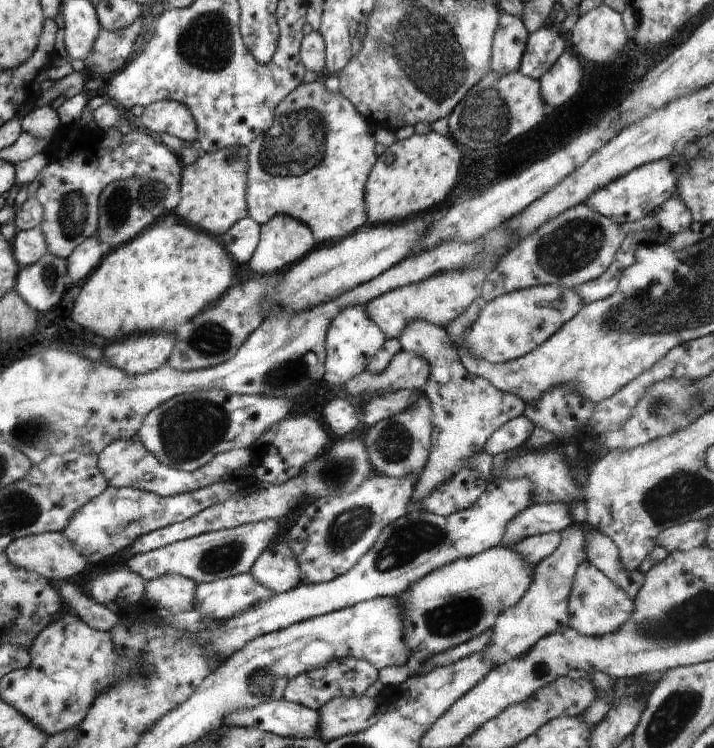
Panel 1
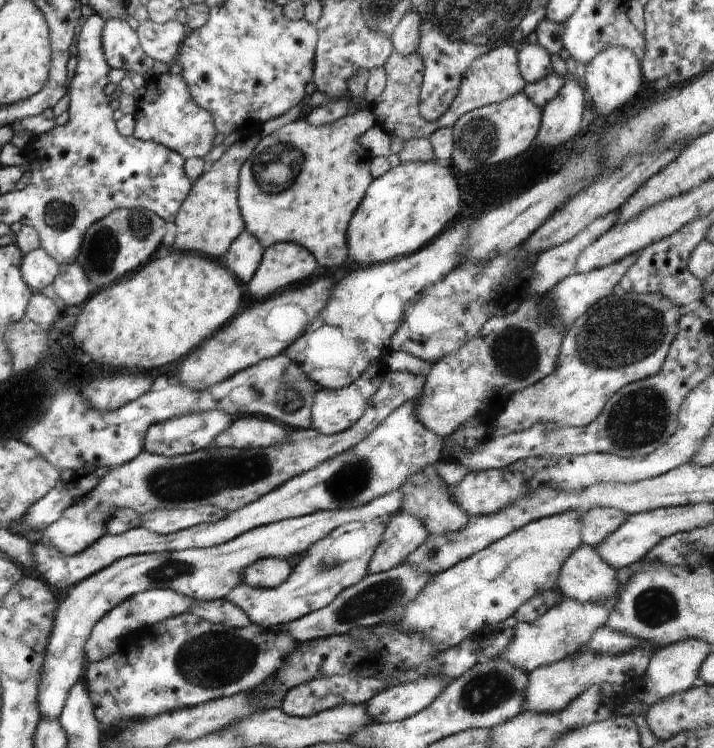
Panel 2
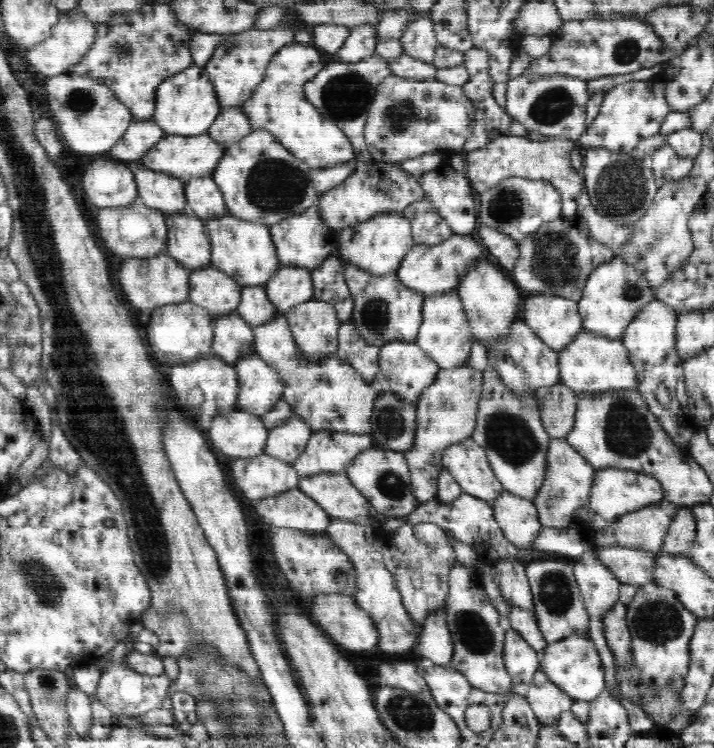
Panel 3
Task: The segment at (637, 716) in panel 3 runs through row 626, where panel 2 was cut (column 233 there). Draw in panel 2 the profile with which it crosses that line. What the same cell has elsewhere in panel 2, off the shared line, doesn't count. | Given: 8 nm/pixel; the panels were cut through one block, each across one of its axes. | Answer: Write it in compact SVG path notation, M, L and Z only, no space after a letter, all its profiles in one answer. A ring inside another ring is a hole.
M358 521L340 525L305 552L292 574L280 586L261 589L241 582L224 599L239 606L252 623L266 630L280 628L328 606L342 590L360 582L369 573L369 562L384 531L385 523Z

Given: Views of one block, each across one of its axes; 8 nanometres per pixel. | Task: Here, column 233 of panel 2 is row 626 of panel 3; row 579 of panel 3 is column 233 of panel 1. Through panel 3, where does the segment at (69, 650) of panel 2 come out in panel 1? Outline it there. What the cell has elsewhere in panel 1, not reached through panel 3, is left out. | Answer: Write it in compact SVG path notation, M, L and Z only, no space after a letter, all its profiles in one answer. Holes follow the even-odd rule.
M272 519L186 538L185 541L173 542L164 548L131 557L127 562L126 570L139 574L147 581L164 576L164 574L178 574L178 576L193 580L196 584L249 573L256 559L280 534L279 524L278 520Z

